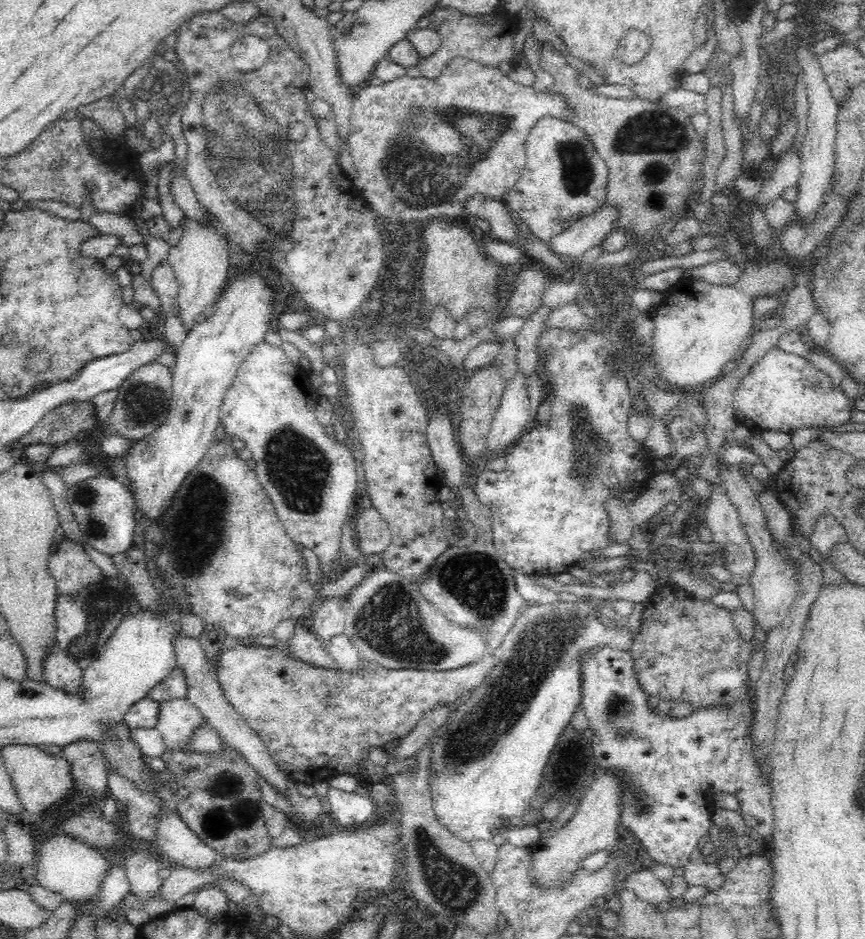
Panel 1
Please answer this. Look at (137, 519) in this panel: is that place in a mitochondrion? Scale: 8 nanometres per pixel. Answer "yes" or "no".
no

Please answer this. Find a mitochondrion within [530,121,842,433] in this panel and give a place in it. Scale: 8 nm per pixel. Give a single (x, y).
(576, 170)

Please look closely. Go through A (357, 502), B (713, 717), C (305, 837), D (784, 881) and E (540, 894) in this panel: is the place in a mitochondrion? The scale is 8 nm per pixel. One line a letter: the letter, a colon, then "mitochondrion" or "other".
A: other
B: other
C: other
D: other
E: other

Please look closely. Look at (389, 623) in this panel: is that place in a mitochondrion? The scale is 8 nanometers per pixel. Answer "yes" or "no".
yes

